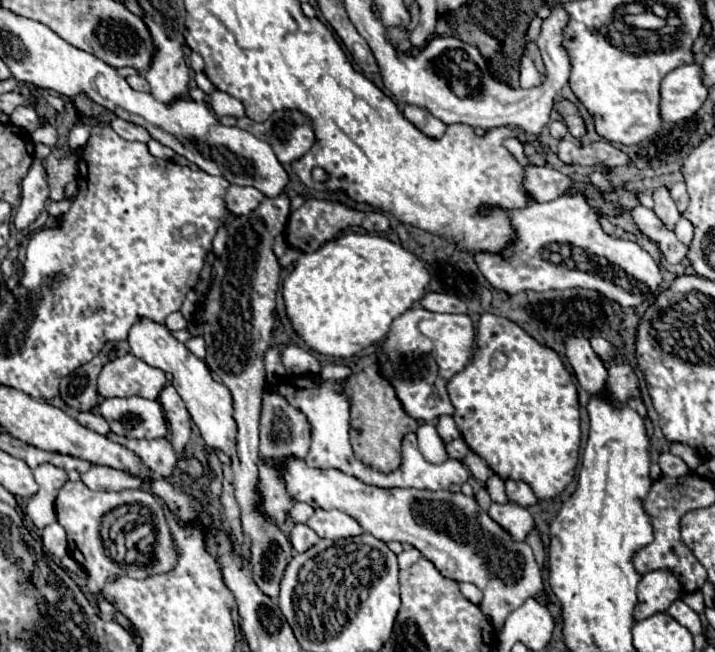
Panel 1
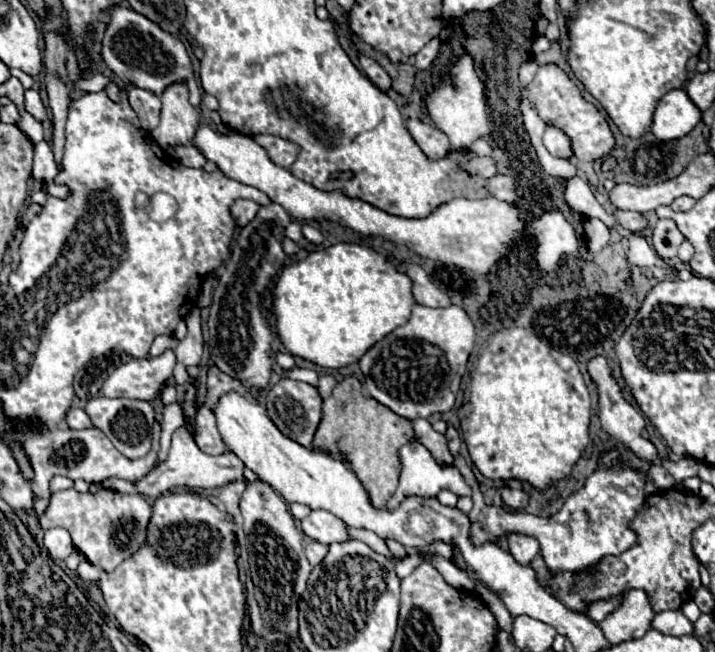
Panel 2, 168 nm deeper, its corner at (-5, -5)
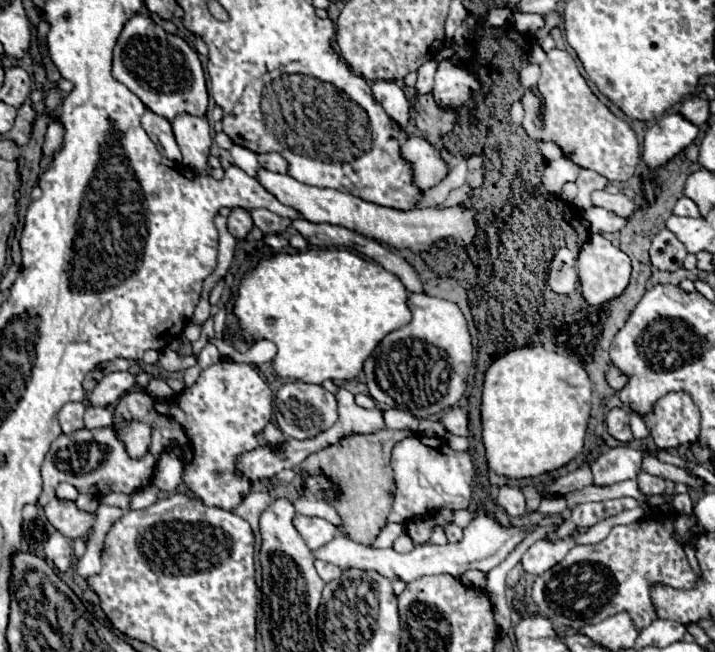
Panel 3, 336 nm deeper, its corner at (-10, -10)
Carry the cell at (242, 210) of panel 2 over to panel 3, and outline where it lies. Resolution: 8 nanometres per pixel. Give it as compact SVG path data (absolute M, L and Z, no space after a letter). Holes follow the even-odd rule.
M232 208L230 216L228 216L228 230L230 230L230 234L234 238L244 238L252 228L254 228L254 222L252 222L250 210Z

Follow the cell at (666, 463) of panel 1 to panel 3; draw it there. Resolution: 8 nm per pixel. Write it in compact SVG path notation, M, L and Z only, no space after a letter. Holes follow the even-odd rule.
M646 472L638 474L638 486L644 494L664 494L664 490L666 490L666 484L662 478L646 474Z

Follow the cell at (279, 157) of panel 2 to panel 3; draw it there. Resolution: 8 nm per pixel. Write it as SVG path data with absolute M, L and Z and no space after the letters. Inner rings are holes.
M268 152L268 154L260 154L258 156L258 162L262 168L268 168L272 172L278 172L278 174L286 174L288 172L288 162L282 154L278 152Z

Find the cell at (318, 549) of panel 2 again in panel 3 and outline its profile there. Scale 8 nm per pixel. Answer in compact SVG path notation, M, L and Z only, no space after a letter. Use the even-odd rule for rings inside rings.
M316 560L316 562L314 562L314 566L316 566L316 572L320 574L320 578L322 578L324 582L330 582L330 580L334 580L334 578L340 578L340 576L342 576L342 570L340 570L338 566L330 564L330 562Z

